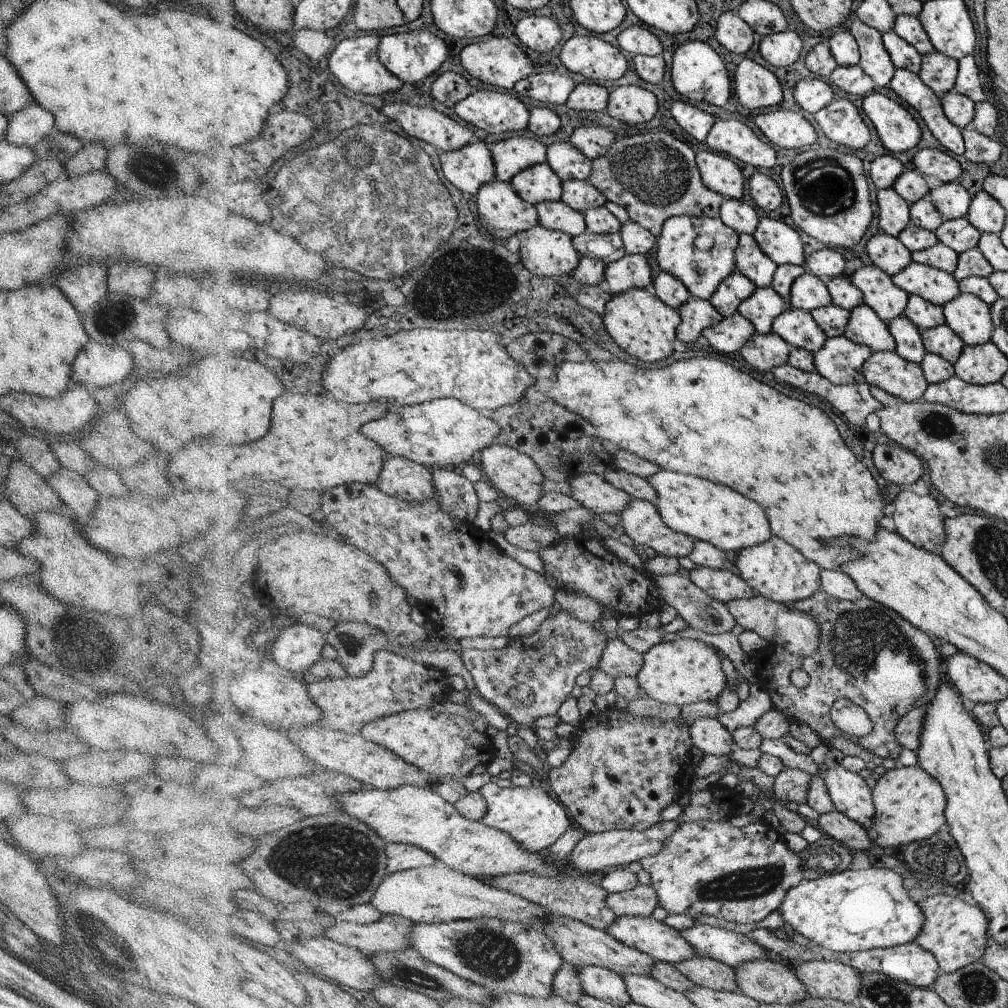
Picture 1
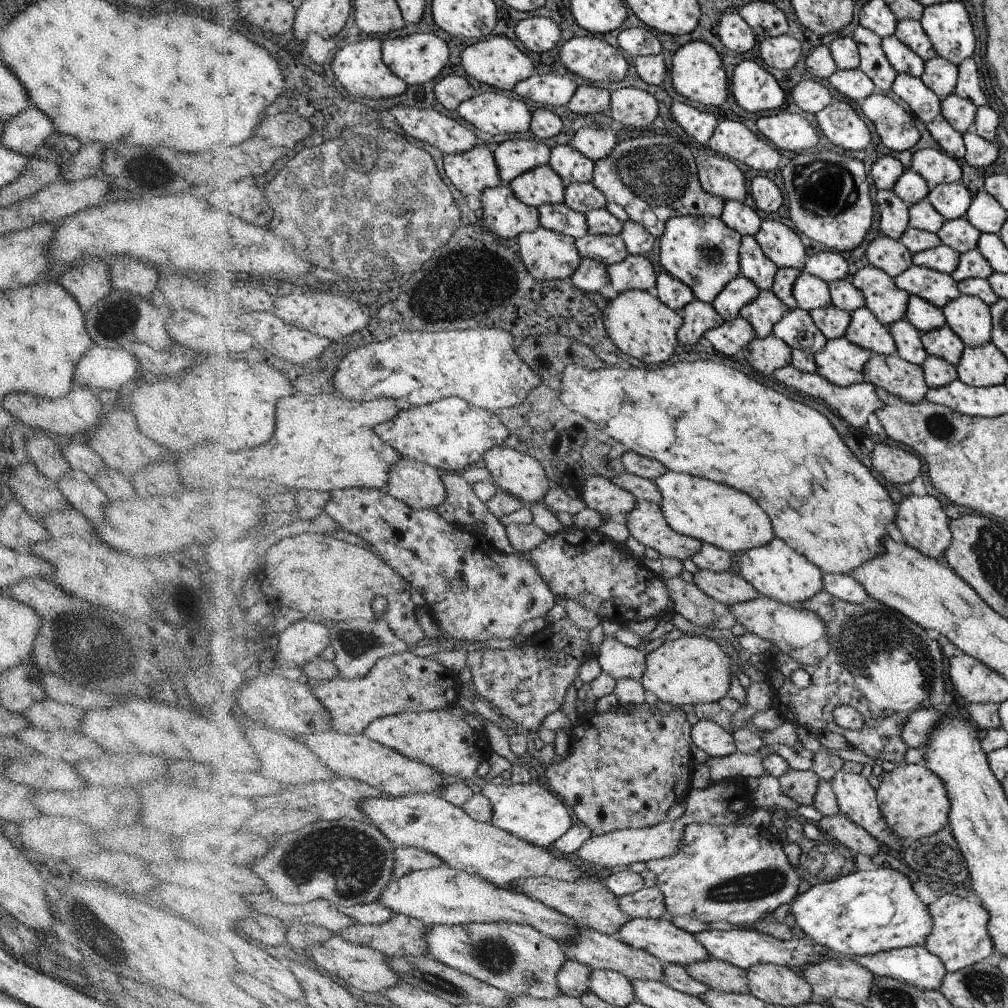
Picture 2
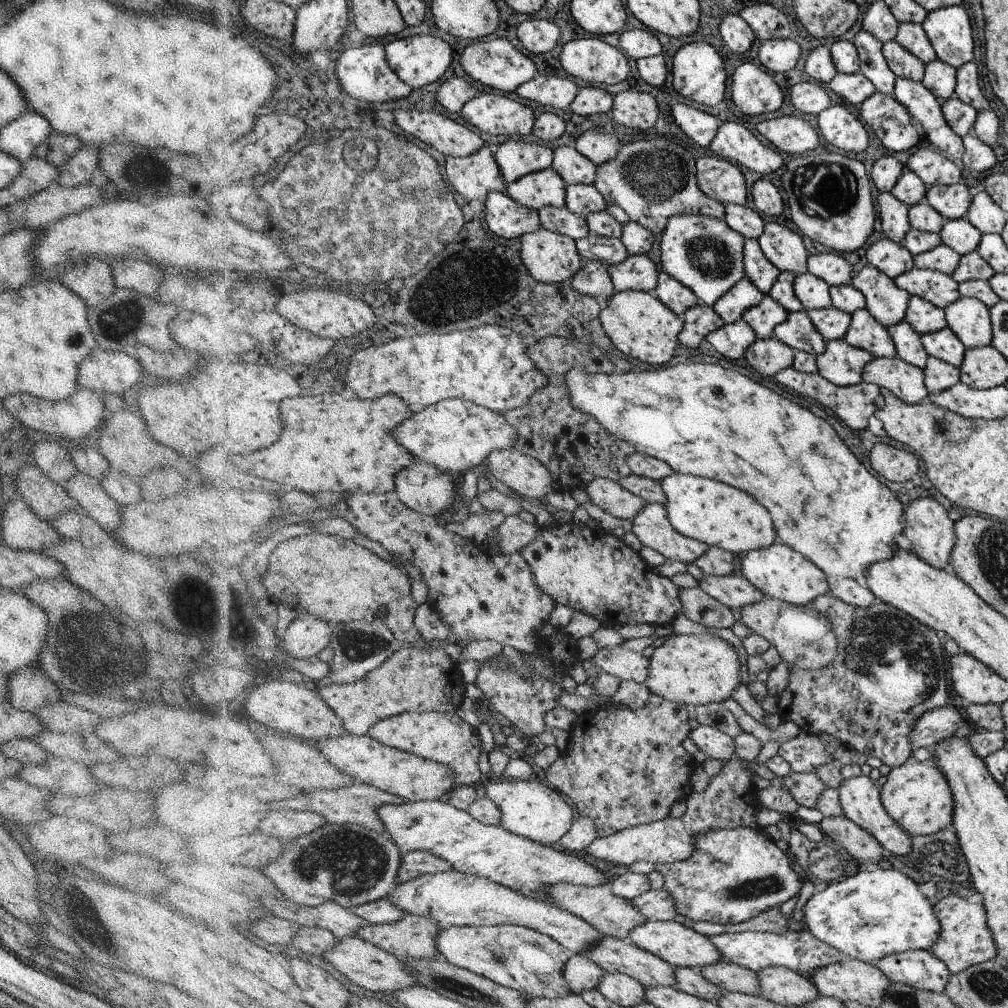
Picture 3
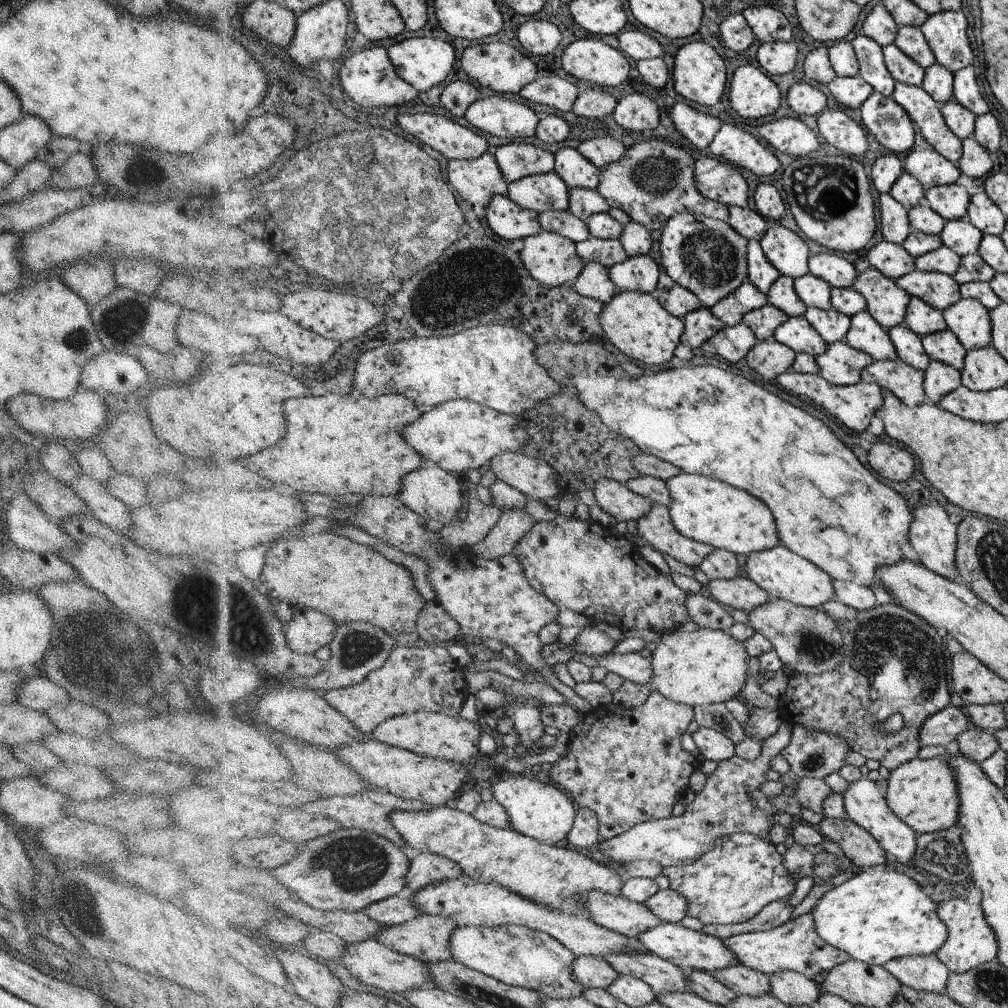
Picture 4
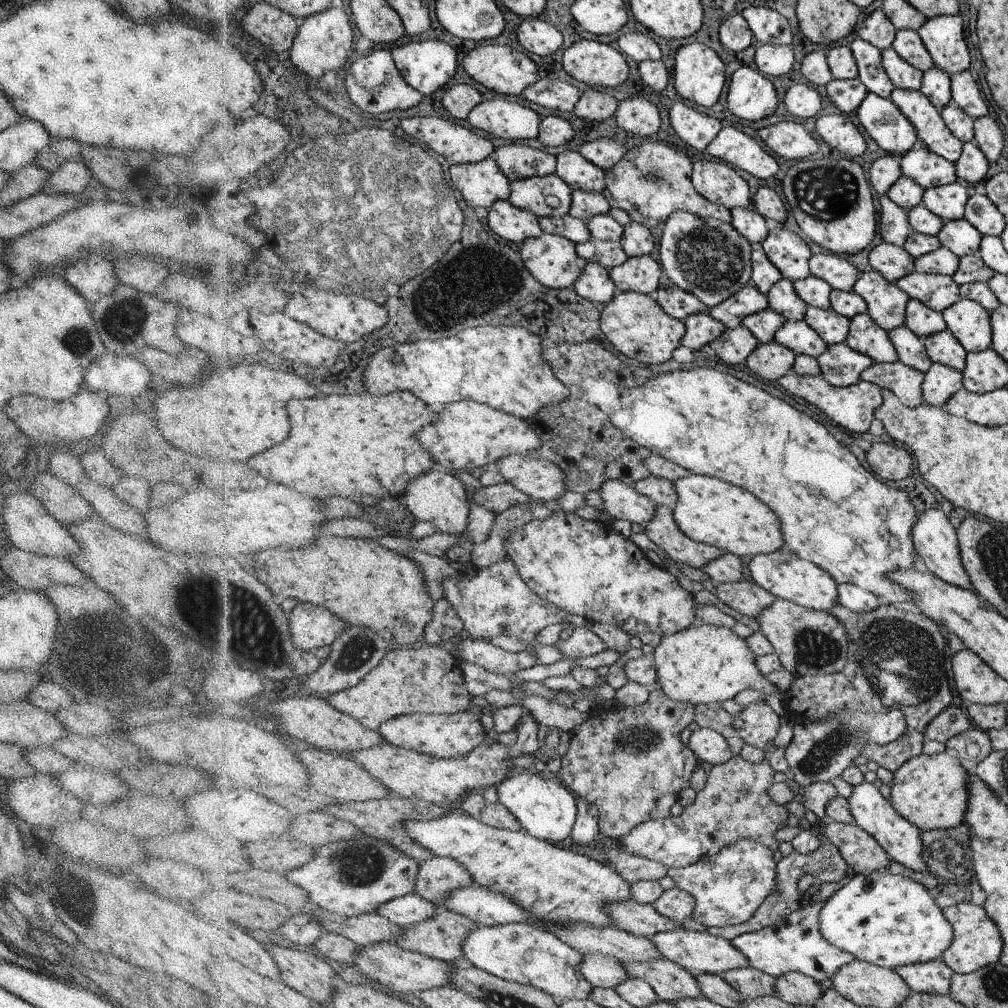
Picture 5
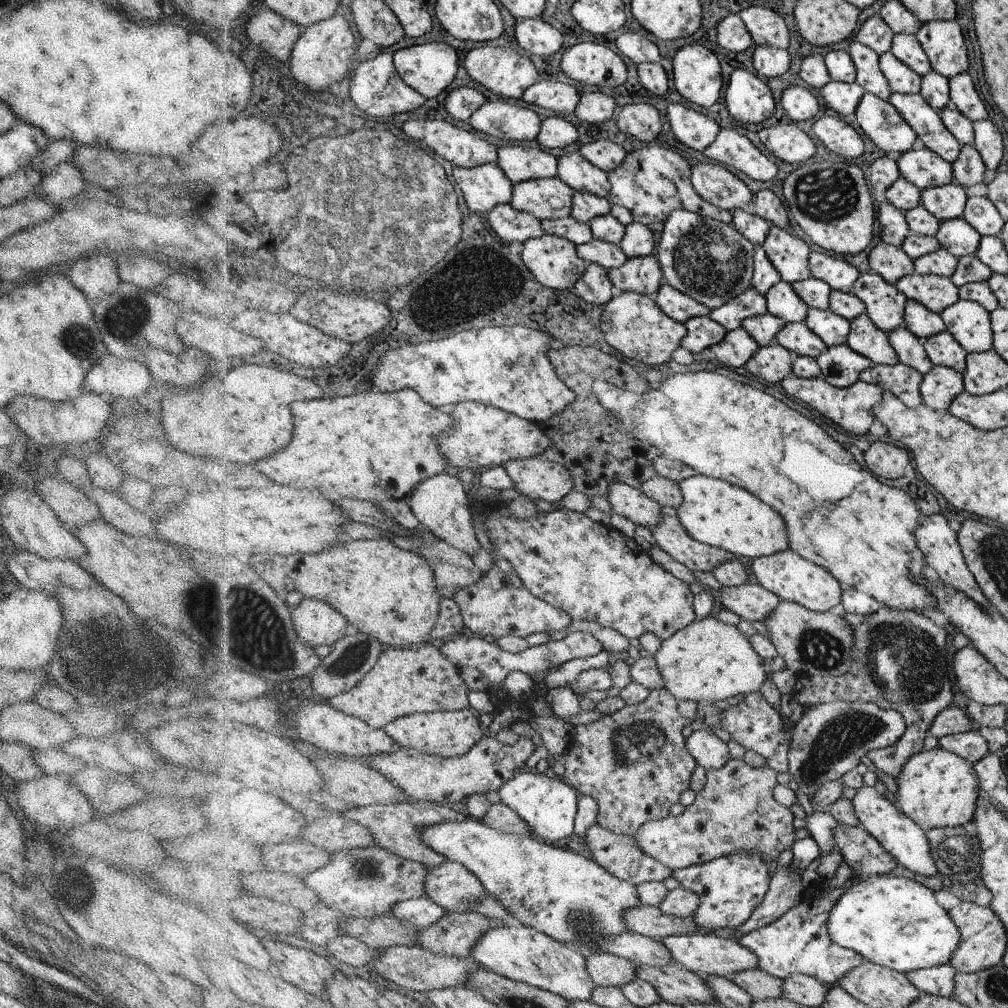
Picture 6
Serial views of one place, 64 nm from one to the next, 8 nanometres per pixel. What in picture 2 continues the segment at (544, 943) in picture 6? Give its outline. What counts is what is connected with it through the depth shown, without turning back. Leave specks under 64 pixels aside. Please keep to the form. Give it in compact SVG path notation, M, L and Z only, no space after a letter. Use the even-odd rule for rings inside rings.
M469 923L434 925L425 935L429 956L435 957L478 981L512 996L552 999L562 994L558 973L567 956L560 942L544 937L538 929L517 923Z

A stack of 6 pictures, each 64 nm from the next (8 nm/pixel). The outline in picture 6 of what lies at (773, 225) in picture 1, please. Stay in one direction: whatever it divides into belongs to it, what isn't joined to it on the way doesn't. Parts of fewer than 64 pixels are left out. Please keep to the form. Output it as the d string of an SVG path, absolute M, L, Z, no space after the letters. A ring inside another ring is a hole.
M774 226L762 246L770 263L781 275L781 281L794 285L811 278L810 246L802 238Z

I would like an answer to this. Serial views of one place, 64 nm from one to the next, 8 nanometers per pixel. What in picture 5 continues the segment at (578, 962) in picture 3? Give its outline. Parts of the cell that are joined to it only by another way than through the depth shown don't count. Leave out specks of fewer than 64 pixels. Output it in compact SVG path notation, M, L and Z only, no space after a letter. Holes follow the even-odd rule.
M602 954L584 955L581 969L584 977L594 987L616 988L628 980L628 972L625 972L624 963L618 958Z

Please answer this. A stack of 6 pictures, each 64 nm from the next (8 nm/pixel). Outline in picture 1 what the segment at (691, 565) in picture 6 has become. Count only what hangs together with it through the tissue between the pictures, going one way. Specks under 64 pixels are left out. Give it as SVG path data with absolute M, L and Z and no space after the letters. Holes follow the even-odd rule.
M631 498L631 504L619 518L624 532L635 544L650 546L659 555L678 559L695 550L695 538L672 530L651 501Z

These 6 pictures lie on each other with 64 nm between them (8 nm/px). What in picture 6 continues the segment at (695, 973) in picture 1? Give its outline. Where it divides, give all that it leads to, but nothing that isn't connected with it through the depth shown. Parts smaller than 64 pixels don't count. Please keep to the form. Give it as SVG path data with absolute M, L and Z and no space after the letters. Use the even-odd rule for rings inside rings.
M758 967L727 975L725 978L739 988L746 990L754 1001L778 999L782 997L784 992L782 979L771 976L770 973L763 972Z

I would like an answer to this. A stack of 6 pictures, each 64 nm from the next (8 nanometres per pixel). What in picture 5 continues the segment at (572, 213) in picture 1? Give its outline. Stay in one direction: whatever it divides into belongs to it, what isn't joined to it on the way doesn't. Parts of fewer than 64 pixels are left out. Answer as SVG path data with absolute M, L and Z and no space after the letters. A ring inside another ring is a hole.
M571 215L540 217L539 224L543 233L562 236L573 244L586 243L592 238L586 221Z

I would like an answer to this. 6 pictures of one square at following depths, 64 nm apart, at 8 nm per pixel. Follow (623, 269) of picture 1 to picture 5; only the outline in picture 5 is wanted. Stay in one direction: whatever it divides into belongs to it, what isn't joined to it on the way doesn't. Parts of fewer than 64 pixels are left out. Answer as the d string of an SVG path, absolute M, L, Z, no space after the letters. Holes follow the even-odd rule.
M650 255L628 257L624 264L610 270L611 280L620 292L635 291L650 295L658 287L660 264Z

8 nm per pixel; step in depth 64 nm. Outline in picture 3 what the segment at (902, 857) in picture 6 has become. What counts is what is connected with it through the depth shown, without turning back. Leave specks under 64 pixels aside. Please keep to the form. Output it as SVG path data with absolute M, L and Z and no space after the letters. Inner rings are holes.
M861 775L846 779L841 783L837 792L839 793L840 804L842 804L843 816L854 821L862 829L866 829L883 846L885 851L891 852L898 858L911 852L913 838L907 834L902 826L896 825L894 818L883 808L880 792L870 777Z

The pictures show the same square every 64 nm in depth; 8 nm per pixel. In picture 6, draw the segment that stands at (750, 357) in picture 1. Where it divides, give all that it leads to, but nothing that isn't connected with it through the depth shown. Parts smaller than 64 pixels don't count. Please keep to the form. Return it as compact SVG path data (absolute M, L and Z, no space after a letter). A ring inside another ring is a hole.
M773 339L771 344L760 347L745 365L754 376L776 384L793 373L794 358L794 354Z

